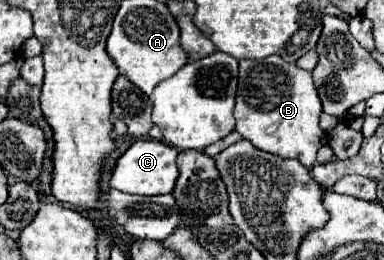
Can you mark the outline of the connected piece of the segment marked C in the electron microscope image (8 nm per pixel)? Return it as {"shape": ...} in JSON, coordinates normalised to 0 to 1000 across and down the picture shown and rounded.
{"shape":[[[359,535],[323,581],[323,596],[307,604],[307,619],[292,650],[292,673],[286,673],[286,719],[323,735],[323,742],[354,742],[354,750],[443,742],[443,727],[453,727],[453,696],[464,681],[458,596],[464,596],[464,573],[453,573],[422,542]]]}

